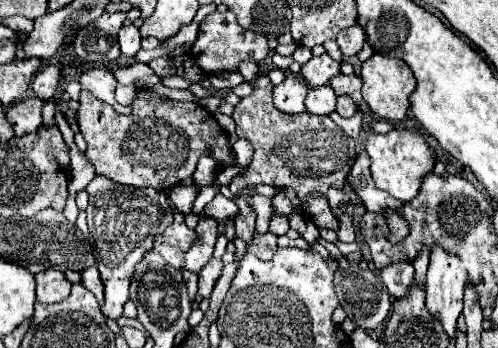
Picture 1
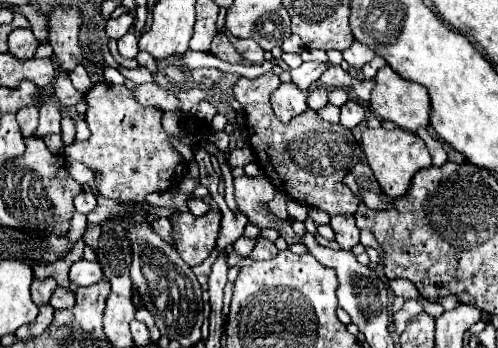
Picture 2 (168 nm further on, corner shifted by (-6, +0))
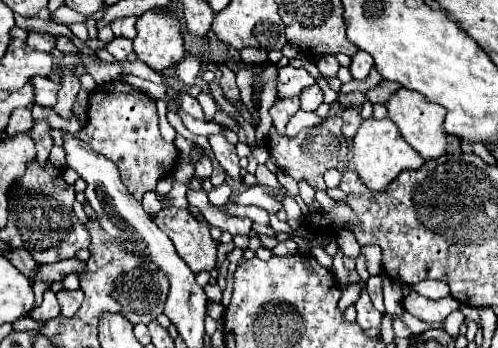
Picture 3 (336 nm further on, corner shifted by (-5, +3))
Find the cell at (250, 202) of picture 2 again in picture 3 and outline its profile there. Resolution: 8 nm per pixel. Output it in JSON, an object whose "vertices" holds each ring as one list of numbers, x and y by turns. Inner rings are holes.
{"vertices":[[223,133,219,135,211,135,209,137,209,143,211,143,211,149,217,157,217,161,221,163,221,167,225,169,225,173,237,181,237,183,243,183,243,177,239,173,239,159,237,159,237,153,235,153,235,147,227,143,227,139,223,137]]}

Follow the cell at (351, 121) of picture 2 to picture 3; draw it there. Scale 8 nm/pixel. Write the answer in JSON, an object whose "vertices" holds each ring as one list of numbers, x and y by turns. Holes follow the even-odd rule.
{"vertices":[[351,107,345,109,341,117,343,117,343,129,341,129,341,131,343,131,343,135,345,135,347,139,351,139,351,137,357,133,359,125,363,123,363,117,359,115,357,109,351,109]]}

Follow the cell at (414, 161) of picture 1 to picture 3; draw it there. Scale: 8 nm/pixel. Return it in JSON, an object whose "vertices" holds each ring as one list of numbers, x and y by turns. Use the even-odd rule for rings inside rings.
{"vertices":[[367,119,361,123,357,135,353,137,353,165,359,173,361,181,373,191,385,191,389,183,405,169,419,169,425,161,417,155,417,151,401,137,397,125,389,119]]}

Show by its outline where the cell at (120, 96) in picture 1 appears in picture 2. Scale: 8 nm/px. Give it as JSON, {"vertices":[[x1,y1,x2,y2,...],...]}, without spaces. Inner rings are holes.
{"vertices":[[154,82,150,84,142,84,142,86,136,86,136,90,132,90,132,94,136,96,136,100,142,104,142,106,156,106,160,110,178,110,180,108,180,102,178,98,168,92,166,88,160,88,156,86]]}

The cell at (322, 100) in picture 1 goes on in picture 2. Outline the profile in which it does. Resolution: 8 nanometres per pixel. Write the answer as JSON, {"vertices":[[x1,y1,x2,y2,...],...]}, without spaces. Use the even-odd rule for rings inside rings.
{"vertices":[[314,88,308,92,308,108,310,110,320,110,326,104,328,104,328,90,326,88]]}

